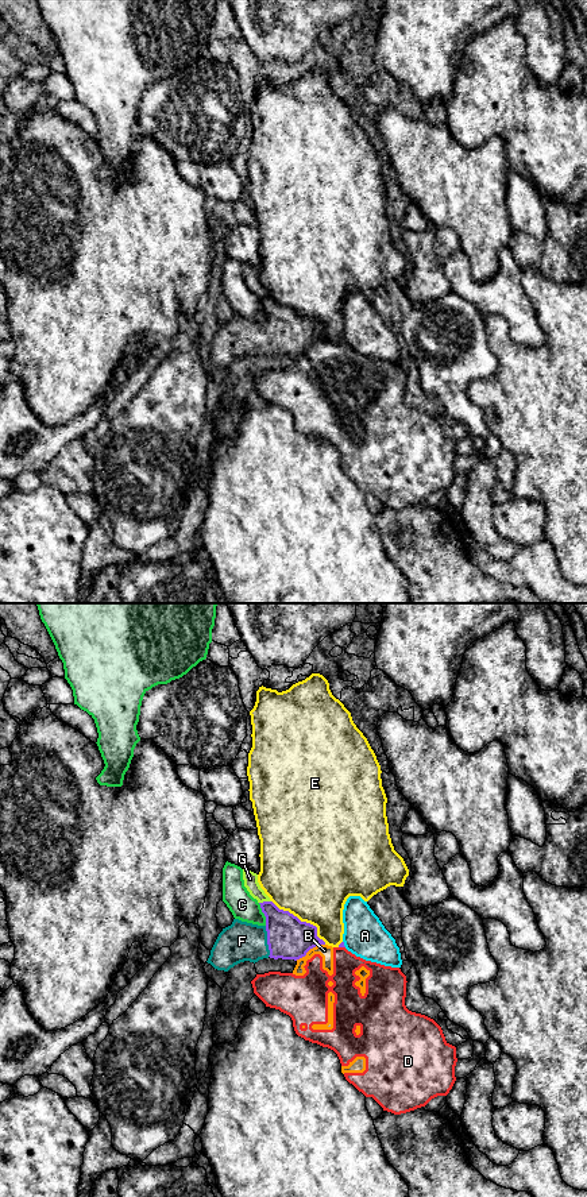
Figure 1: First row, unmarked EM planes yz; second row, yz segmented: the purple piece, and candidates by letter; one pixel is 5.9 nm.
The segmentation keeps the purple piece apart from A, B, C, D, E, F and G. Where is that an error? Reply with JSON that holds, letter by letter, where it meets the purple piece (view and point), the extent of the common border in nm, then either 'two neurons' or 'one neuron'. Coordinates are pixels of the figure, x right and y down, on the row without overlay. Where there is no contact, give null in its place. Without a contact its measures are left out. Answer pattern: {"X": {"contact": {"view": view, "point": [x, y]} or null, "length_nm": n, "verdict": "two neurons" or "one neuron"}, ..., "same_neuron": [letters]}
{"A": {"contact": {"view": "yz", "point": [343, 339]}, "length_nm": 40, "verdict": "two neurons"}, "B": {"contact": {"view": "yz", "point": [309, 344]}, "length_nm": 200, "verdict": "two neurons"}, "C": {"contact": {"view": "yz", "point": [263, 308]}, "length_nm": 140, "verdict": "two neurons"}, "D": {"contact": {"view": "yz", "point": [342, 342]}, "length_nm": 40, "verdict": "two neurons"}, "E": {"contact": {"view": "yz", "point": [302, 317]}, "length_nm": 420, "verdict": "two neurons"}, "F": {"contact": {"view": "yz", "point": [267, 336]}, "length_nm": 190, "verdict": "one neuron"}, "G": {"contact": {"view": "yz", "point": [265, 297]}, "length_nm": 70, "verdict": "two neurons"}, "same_neuron": ["F"]}

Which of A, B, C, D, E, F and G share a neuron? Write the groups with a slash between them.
A / B D / C / E / F / G

